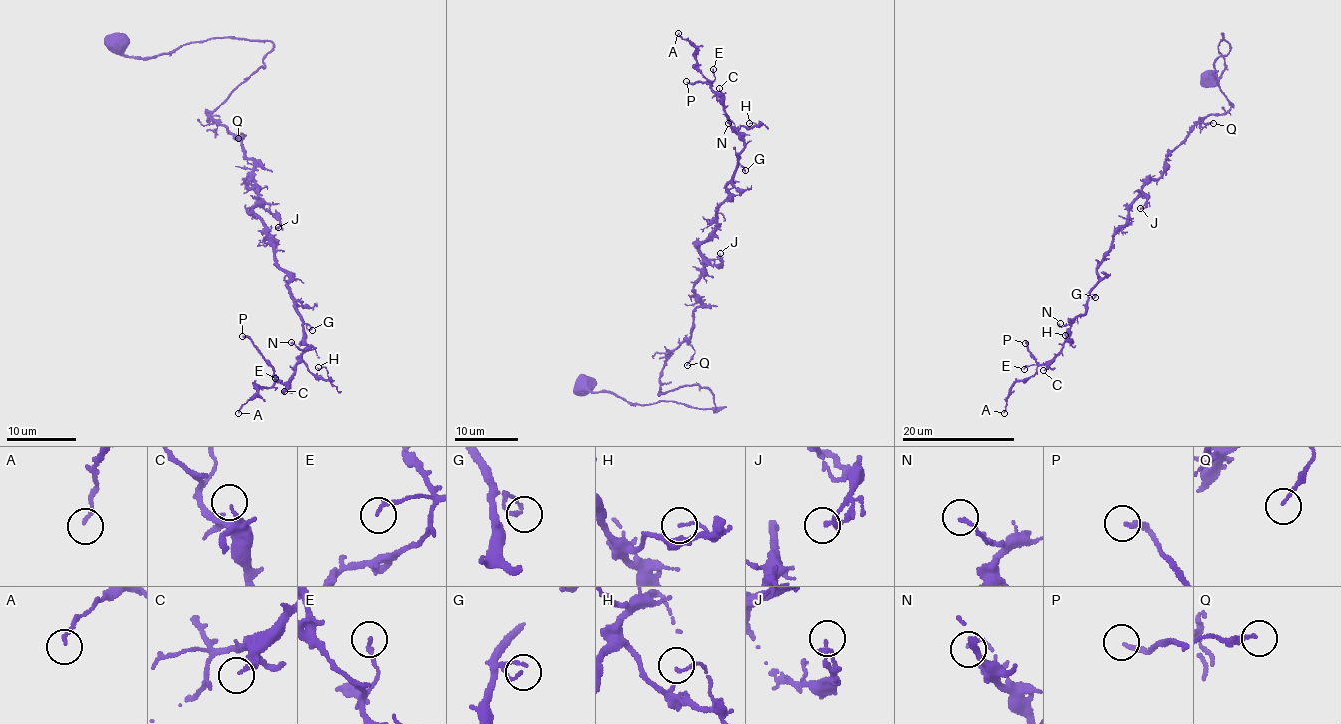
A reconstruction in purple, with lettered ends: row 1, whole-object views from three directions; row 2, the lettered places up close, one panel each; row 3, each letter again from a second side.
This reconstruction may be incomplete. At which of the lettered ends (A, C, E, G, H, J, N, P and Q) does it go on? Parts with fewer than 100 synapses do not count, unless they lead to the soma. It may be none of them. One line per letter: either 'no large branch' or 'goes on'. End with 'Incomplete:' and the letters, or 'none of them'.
A: no large branch
C: no large branch
E: no large branch
G: no large branch
H: no large branch
J: no large branch
N: no large branch
P: no large branch
Q: no large branch
Incomplete: none of them

